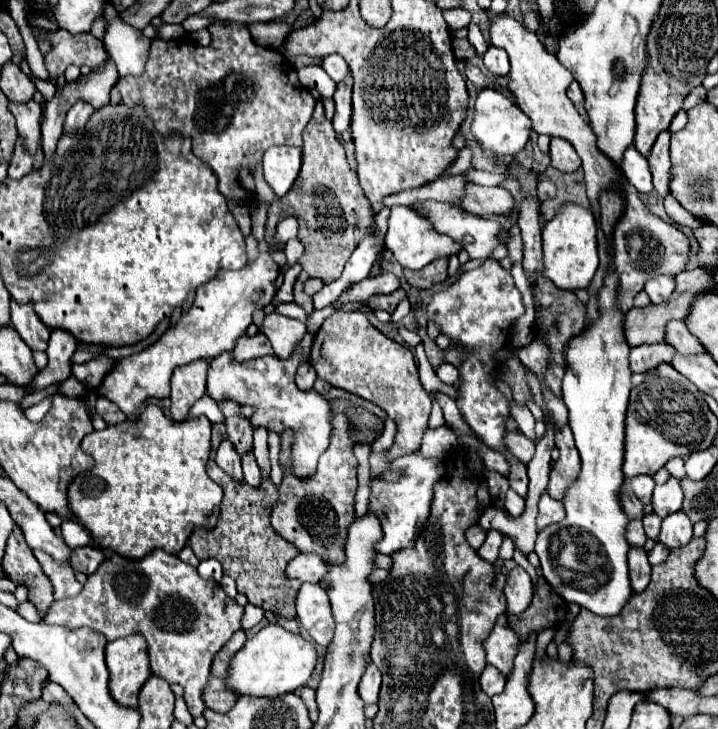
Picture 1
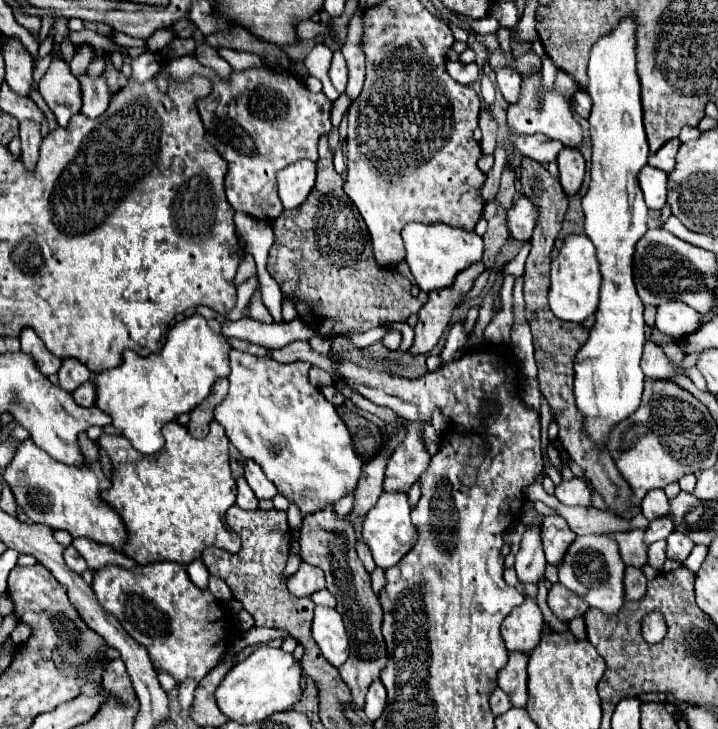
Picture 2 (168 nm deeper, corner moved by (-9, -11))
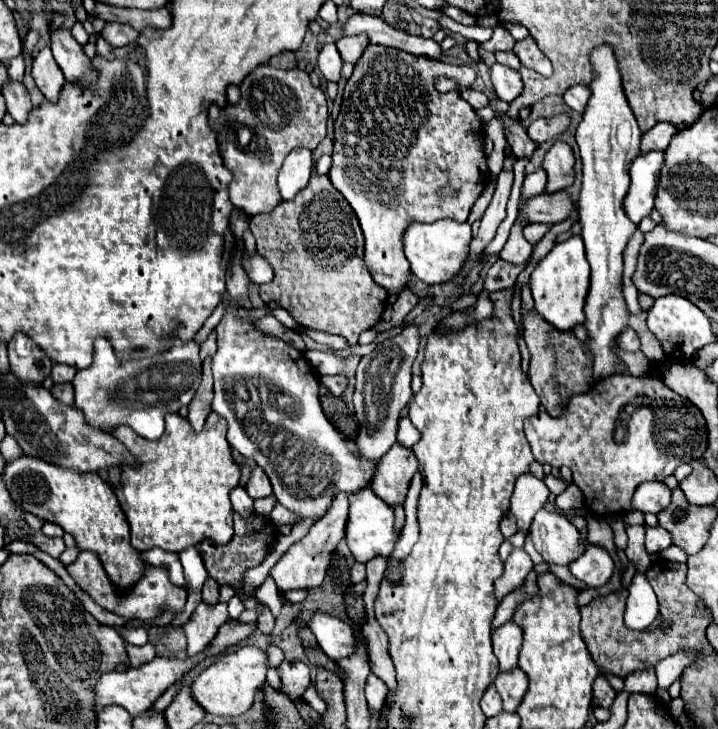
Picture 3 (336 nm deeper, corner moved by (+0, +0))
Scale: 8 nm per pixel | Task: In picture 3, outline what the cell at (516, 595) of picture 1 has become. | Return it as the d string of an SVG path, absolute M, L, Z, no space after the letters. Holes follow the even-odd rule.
M515 622L503 624L493 632L493 652L499 660L499 672L509 672L517 668L517 654L523 630Z

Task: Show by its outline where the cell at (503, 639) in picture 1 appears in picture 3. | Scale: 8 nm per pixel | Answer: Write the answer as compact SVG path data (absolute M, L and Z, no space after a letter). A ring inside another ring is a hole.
M515 668L515 672L499 674L495 680L495 688L503 698L503 710L517 712L517 706L521 704L527 692L527 678L523 676L521 668Z

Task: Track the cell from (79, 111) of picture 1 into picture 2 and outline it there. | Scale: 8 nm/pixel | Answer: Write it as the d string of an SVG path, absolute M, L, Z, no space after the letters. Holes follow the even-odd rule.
M86 73L78 79L80 85L82 85L82 113L88 117L88 119L96 119L100 117L108 103L110 103L110 91L108 91L108 85L104 83L104 77L88 77Z

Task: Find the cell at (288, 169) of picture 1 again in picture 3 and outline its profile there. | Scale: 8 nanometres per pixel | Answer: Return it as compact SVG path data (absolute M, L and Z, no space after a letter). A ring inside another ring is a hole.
M295 148L285 158L279 170L279 190L283 200L293 200L295 194L307 186L313 166L315 162L311 158L311 150L307 148Z

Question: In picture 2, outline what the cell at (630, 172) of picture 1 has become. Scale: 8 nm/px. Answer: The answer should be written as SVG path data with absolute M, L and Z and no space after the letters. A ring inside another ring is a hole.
M644 165L638 175L638 181L644 193L646 205L650 209L662 209L666 203L666 173L656 167Z

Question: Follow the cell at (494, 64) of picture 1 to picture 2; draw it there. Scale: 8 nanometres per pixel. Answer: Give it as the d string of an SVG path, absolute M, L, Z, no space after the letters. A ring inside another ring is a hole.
M506 65L506 67L498 69L496 71L496 81L498 81L498 87L500 87L504 99L508 103L516 103L516 95L520 91L520 73L516 71L516 67Z

